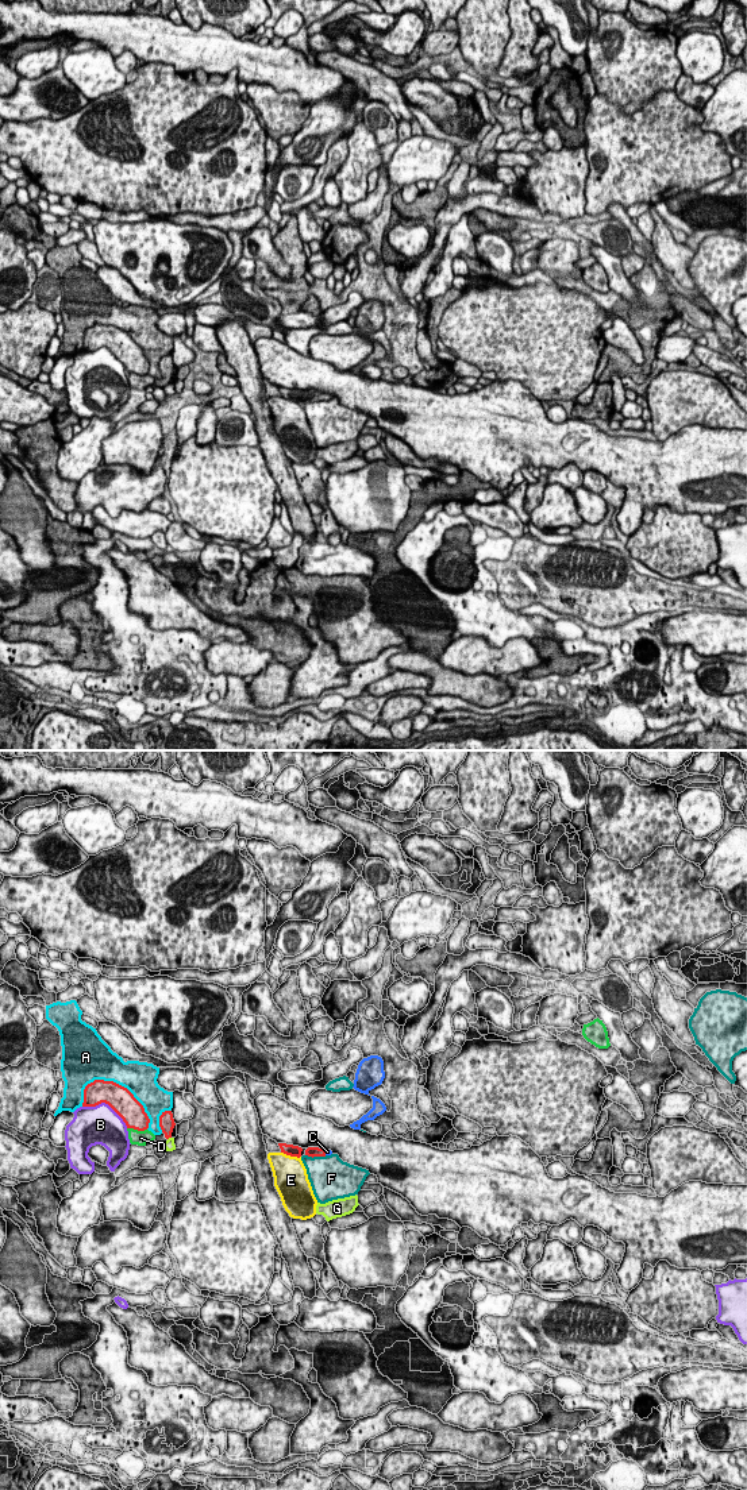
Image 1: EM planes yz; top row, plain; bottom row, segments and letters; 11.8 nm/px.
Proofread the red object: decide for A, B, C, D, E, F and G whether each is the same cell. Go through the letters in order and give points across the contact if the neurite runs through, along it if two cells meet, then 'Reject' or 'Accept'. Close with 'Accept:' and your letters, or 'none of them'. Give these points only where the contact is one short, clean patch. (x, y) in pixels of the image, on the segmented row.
A: Reject
B: Reject
C: Path across: yz (311, 1151), (324, 1153), (327, 1151). Accept
D: Reject
E: Reject
F: Reject
G: Reject
Accept: C

